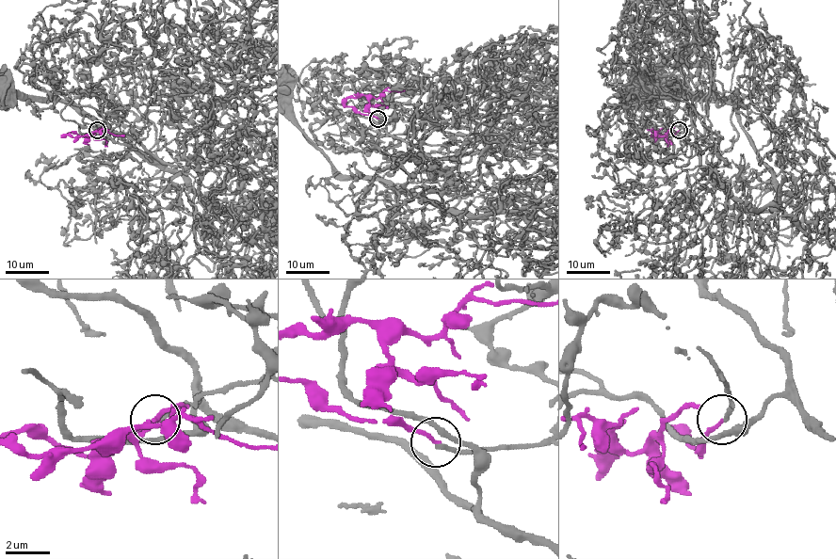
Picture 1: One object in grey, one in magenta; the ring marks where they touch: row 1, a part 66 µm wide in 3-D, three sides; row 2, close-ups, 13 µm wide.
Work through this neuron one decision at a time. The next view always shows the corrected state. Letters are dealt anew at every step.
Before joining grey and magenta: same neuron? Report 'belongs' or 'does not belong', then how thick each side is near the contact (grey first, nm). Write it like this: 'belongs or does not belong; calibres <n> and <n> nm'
belongs; calibres 160 and 170 nm

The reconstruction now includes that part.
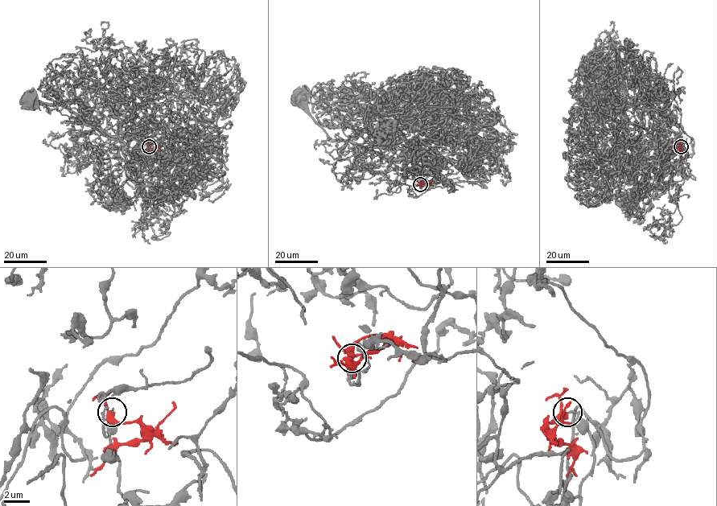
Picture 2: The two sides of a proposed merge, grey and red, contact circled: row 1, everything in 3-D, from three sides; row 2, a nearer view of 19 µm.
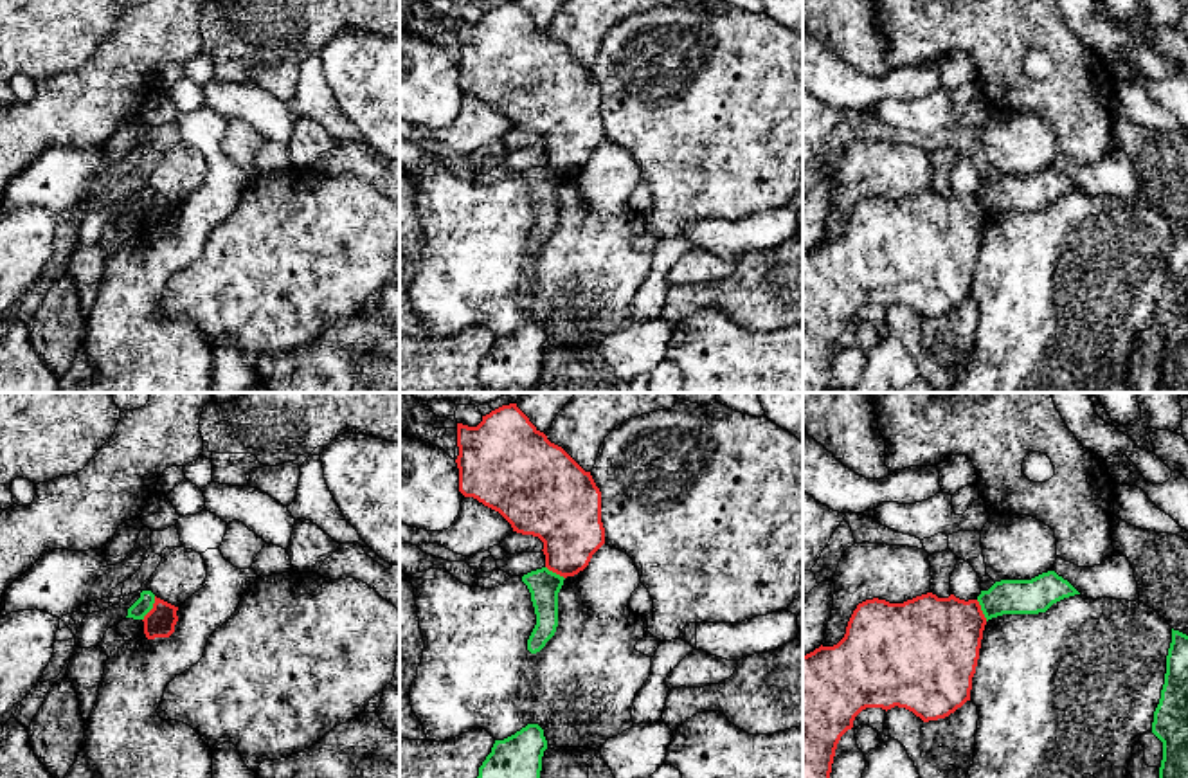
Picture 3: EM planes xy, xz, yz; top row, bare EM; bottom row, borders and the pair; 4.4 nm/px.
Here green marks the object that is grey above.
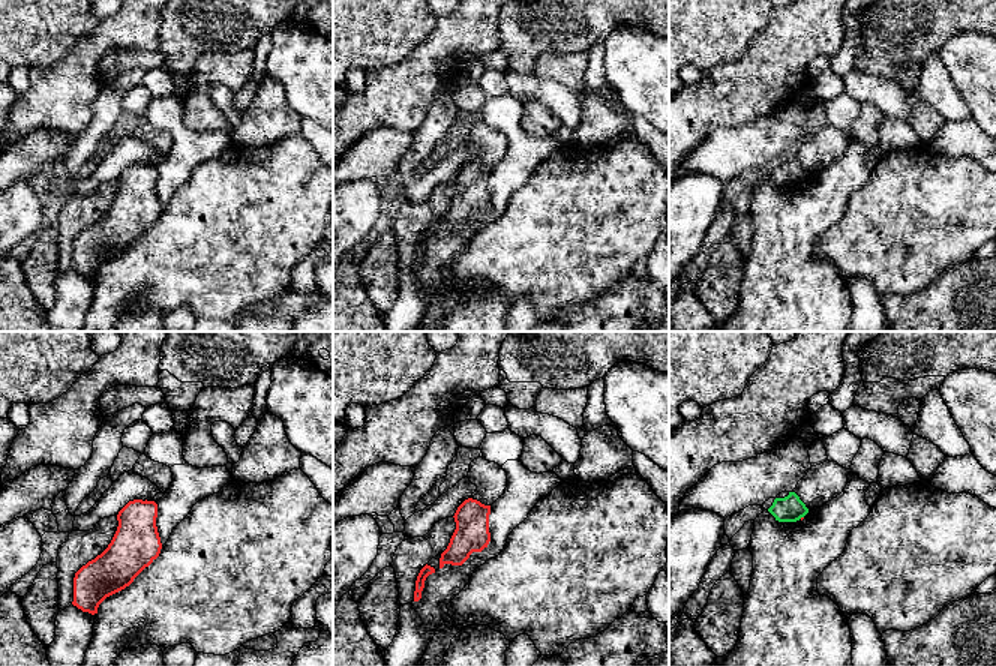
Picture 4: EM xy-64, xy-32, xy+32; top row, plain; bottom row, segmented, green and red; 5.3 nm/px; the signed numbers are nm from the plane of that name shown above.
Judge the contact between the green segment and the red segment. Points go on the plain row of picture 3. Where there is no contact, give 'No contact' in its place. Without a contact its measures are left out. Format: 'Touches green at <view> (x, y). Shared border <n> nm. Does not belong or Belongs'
Touches green at xy (152, 204). Shared border 130 nm. Does not belong

